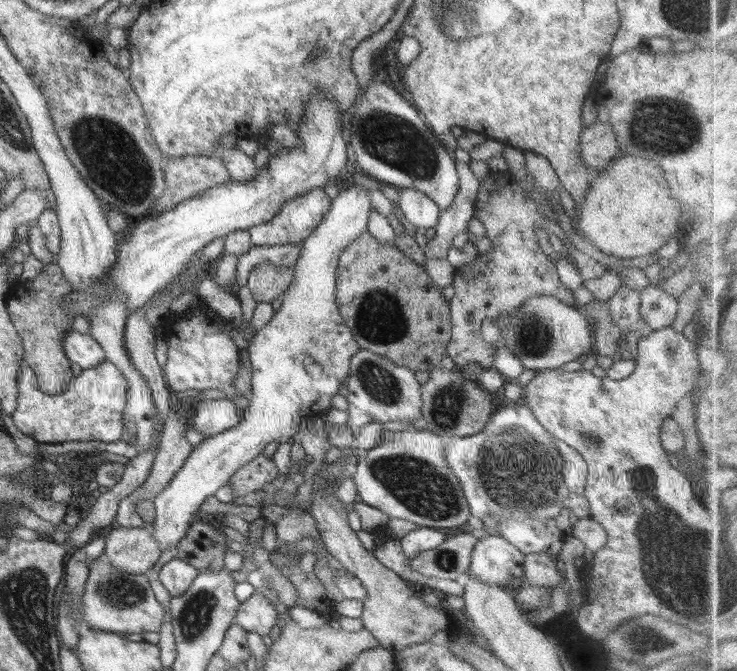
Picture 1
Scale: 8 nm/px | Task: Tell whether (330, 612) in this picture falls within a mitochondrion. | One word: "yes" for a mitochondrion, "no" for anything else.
no

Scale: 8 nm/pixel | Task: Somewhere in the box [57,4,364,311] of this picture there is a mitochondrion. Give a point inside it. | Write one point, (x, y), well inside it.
(110, 157)

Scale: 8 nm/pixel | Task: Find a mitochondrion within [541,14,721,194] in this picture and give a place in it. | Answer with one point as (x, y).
(674, 129)

